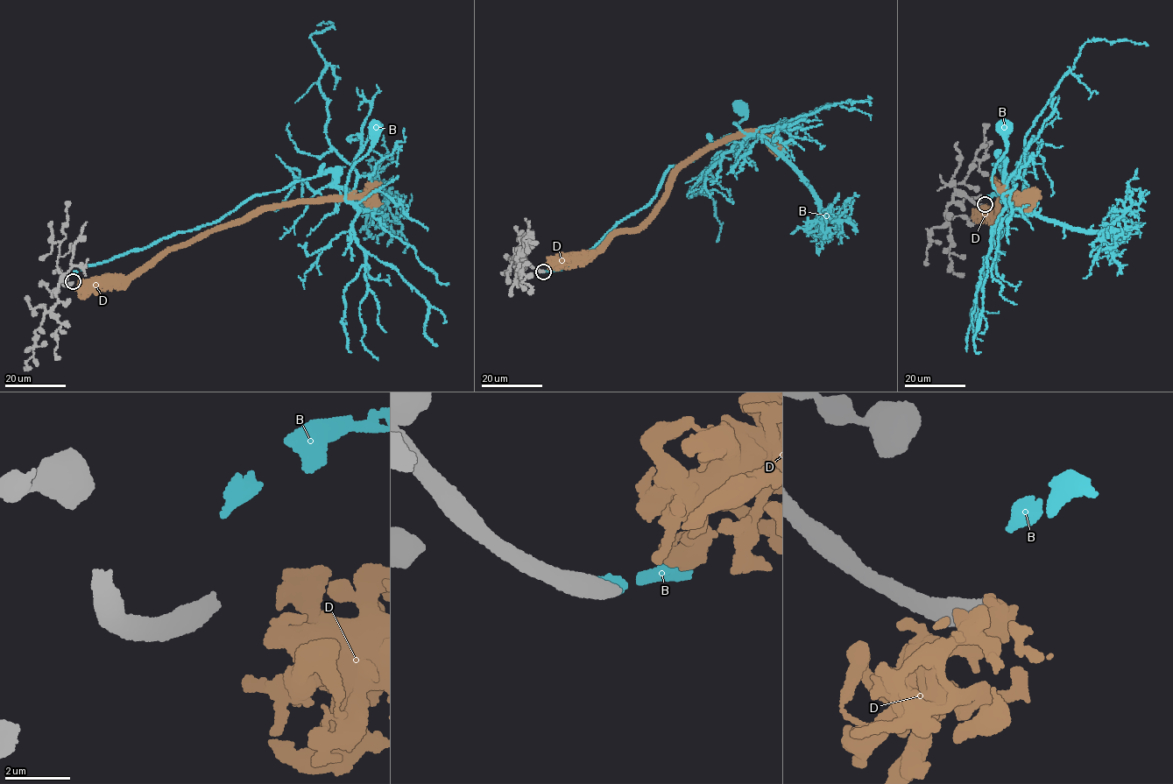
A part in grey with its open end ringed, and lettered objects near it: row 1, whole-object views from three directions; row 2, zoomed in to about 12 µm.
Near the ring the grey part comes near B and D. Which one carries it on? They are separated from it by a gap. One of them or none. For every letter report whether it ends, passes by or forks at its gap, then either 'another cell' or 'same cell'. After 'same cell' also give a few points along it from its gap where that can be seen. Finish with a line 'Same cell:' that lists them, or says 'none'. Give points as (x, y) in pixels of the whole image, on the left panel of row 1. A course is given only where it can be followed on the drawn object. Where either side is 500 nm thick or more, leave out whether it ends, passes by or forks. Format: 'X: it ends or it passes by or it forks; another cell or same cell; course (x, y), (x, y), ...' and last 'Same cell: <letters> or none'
B: it ends; same cell; course (74, 274), (79, 267), (219, 221), (257, 194), (328, 172), (348, 201), (348, 176), (373, 145), (377, 128)
D: another cell
Same cell: B

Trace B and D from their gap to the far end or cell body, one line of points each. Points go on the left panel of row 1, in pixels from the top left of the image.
B: (74, 274), (79, 267), (219, 221), (257, 194), (328, 172), (348, 201), (348, 176), (373, 145), (377, 128)
D: (78, 281), (93, 282), (137, 274), (167, 250), (239, 224), (263, 209), (362, 195), (373, 191), (381, 182)

